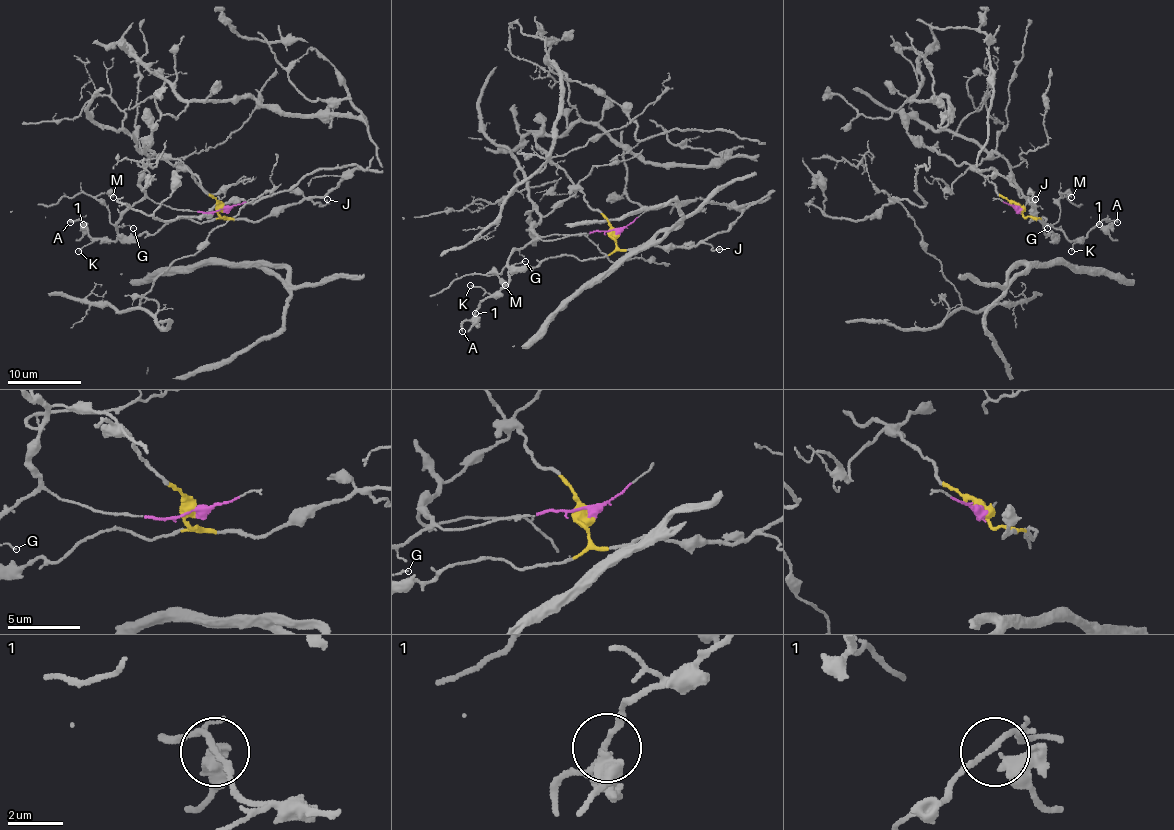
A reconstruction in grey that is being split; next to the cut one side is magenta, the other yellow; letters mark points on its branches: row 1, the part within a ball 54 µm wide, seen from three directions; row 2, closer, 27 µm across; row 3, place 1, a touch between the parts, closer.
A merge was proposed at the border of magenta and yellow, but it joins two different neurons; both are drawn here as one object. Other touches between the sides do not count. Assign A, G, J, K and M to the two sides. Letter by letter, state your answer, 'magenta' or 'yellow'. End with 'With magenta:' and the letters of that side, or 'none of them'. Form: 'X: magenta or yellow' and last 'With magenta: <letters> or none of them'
A: magenta
G: magenta
J: yellow
K: magenta
M: magenta
With magenta: A, G, K, M

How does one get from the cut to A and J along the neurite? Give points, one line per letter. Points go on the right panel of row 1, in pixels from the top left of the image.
A: (1018, 210), (1025, 198), (1042, 221), (1059, 228), (1070, 241), (1083, 239), (1103, 221), (1118, 222)
J: (1018, 210), (1035, 219), (1031, 221), (1033, 204), (1029, 198), (1029, 202), (1035, 204), (1035, 198)

